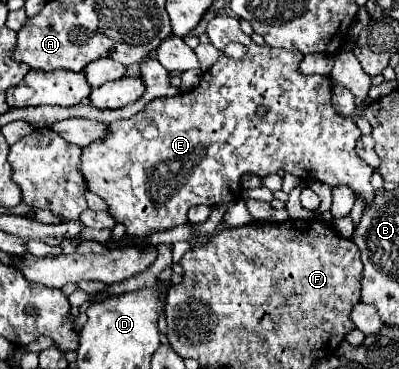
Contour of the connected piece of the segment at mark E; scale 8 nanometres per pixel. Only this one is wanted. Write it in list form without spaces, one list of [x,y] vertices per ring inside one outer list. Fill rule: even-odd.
[[[235,17],[211,19],[207,35],[215,47],[225,47],[231,41],[245,45],[245,57],[233,59],[219,55],[215,65],[203,73],[201,83],[195,89],[189,93],[177,93],[175,97],[153,99],[131,119],[111,123],[105,139],[83,149],[81,161],[87,187],[107,203],[111,217],[125,227],[125,239],[131,241],[131,247],[147,249],[149,245],[145,239],[153,233],[187,223],[187,211],[195,205],[215,207],[241,199],[239,181],[245,173],[265,177],[285,171],[301,179],[327,183],[331,189],[345,185],[355,197],[365,201],[367,209],[375,199],[375,189],[371,187],[371,175],[375,169],[355,153],[357,139],[361,137],[355,121],[337,115],[331,105],[331,79],[323,75],[301,75],[299,63],[303,53],[255,45],[251,37],[239,29]],[[259,105],[269,109],[265,117],[255,115]]]

